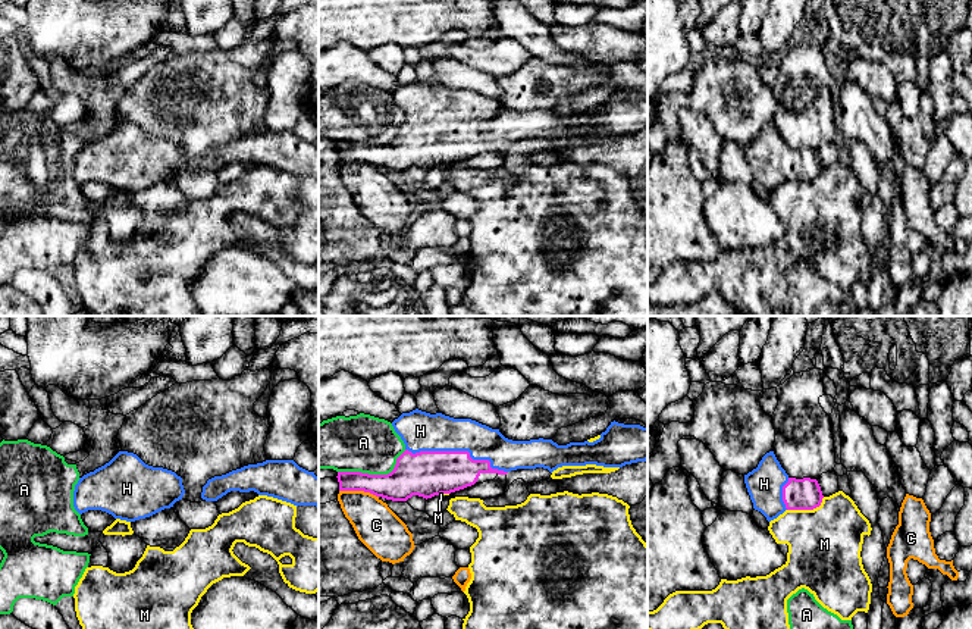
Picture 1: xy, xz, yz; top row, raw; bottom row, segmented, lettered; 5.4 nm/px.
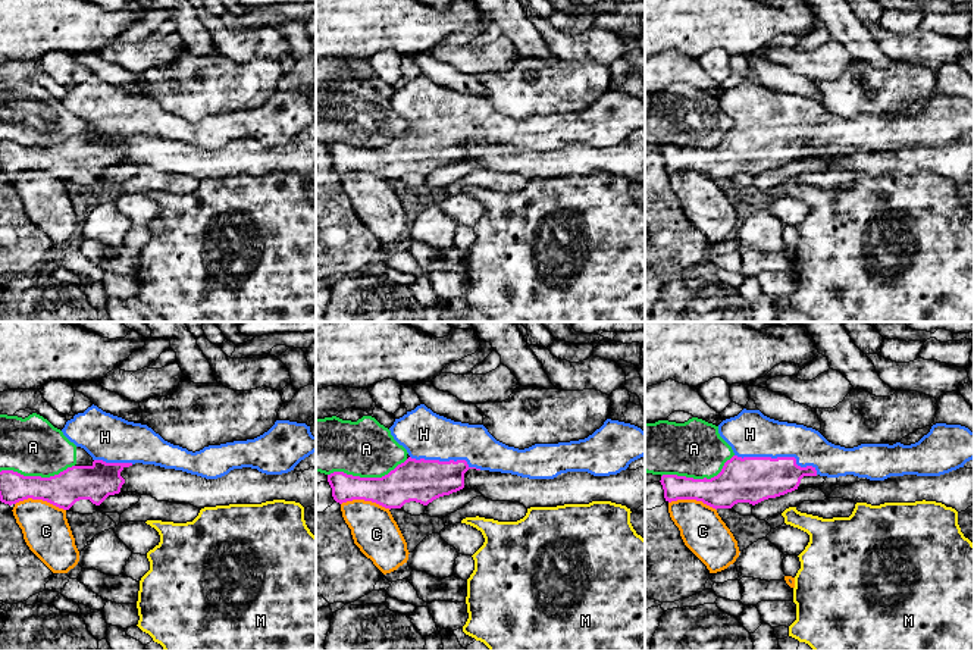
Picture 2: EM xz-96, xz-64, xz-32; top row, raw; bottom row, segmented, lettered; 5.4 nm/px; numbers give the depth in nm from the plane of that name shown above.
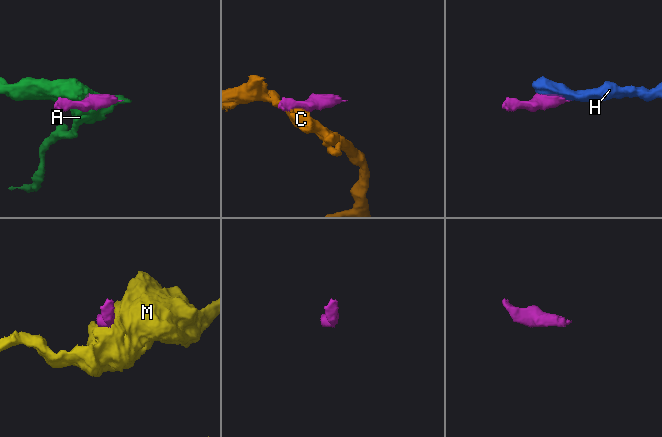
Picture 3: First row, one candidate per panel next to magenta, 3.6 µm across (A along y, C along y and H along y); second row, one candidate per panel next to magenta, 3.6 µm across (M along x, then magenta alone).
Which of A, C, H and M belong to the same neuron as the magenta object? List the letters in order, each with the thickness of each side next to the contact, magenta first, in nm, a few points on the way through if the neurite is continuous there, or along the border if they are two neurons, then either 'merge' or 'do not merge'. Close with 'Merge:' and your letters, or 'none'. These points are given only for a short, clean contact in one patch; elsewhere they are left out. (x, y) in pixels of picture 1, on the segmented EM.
A: 240/320 nm | do not merge
C: 180/240 nm | along xz (339, 490), (363, 490), (378, 497) | do not merge
H: 260/220 nm | merge
M: 180/400 nm | along yz (824, 497), (812, 509), (787, 510) | do not merge
Merge: H

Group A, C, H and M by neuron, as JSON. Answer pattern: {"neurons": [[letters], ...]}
{"neurons": [["A"], ["C"], ["H"], ["M"]]}

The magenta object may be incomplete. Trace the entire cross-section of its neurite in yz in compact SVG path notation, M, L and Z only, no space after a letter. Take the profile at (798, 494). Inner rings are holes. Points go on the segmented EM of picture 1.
M774 451L766 453L758 467L744 475L744 484L753 508L768 522L786 510L813 510L822 503L822 491L816 479L790 478Z

